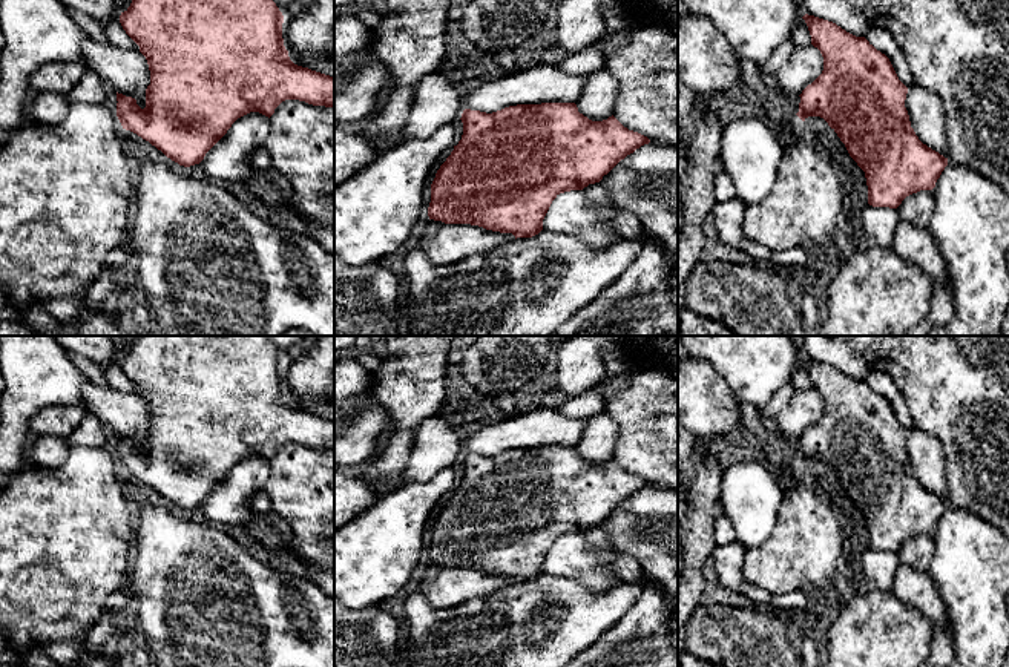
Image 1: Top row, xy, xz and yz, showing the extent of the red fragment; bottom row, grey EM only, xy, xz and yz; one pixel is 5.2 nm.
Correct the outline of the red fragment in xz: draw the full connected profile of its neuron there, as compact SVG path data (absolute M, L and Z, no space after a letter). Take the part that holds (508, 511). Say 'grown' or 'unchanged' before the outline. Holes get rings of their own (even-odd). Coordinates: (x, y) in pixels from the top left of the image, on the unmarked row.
unchanged; M575 446L517 448L492 457L465 452L460 463L463 478L435 517L428 560L445 567L471 567L512 577L515 583L532 581L543 573L543 563L560 537L600 526L621 503L650 486L613 458L603 465L589 463L578 455Z

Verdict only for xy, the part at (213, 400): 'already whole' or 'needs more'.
already whole

